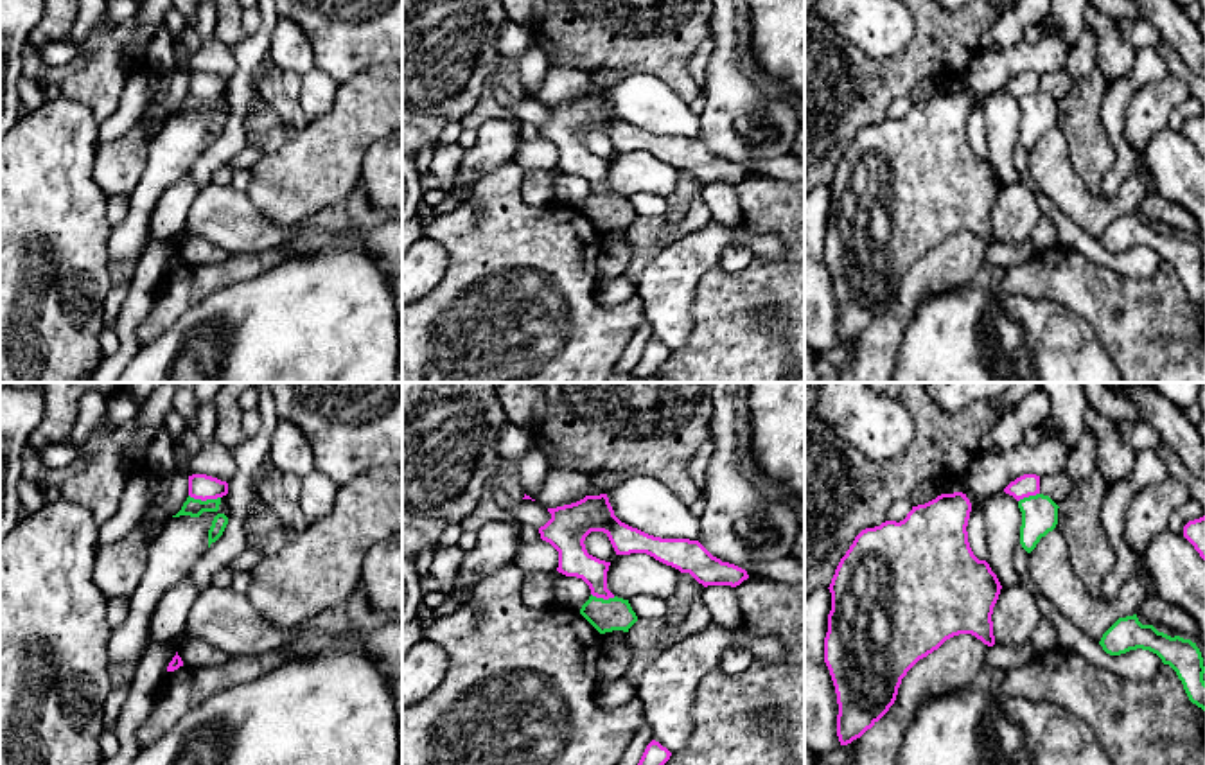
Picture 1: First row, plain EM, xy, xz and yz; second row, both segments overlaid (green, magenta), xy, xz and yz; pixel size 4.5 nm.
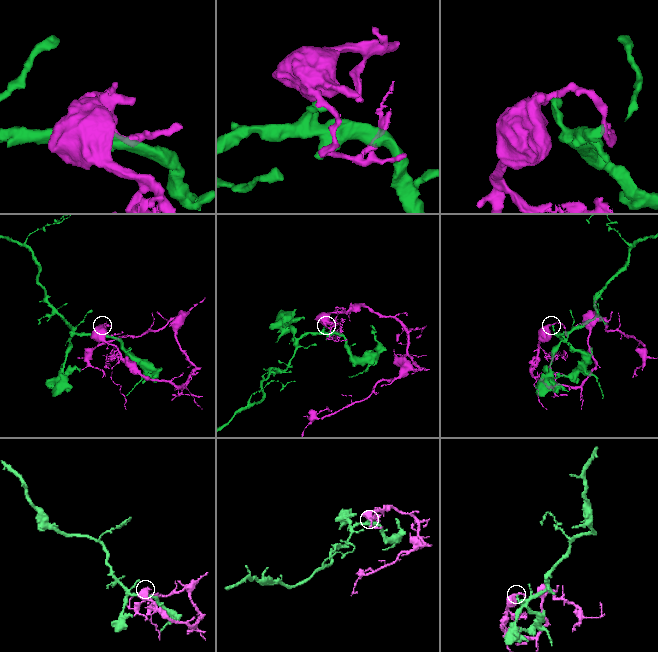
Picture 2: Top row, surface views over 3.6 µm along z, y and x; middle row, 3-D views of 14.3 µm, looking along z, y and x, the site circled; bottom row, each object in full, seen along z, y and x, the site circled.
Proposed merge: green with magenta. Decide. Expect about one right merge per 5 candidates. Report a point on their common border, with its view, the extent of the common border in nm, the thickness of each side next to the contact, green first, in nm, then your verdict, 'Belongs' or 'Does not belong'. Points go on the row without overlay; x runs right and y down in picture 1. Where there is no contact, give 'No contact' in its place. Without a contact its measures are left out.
Touches green at xy (207, 97). Shared border 140 nm. Thickness 80 nm (green) against 120 nm. Does not belong

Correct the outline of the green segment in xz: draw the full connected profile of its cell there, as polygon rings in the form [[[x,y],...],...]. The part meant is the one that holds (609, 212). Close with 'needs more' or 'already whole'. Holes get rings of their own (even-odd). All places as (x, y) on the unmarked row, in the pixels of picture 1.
[[[589,194],[589,198],[582,203],[580,212],[600,230],[612,230],[629,226],[638,219],[636,210],[632,208],[629,198],[623,196],[596,196]]]; already whole

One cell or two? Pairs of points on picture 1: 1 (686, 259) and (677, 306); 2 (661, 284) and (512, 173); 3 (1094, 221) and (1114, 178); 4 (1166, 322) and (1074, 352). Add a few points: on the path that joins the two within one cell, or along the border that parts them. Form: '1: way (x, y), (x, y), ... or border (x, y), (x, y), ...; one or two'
1: way (677, 270), (677, 295); one
2: border (636, 291), (645, 318); two
3: border (1143, 173), (1132, 173), (1112, 194), (1101, 194); two
4: border (1073, 313), (1094, 331), (1116, 363); two

